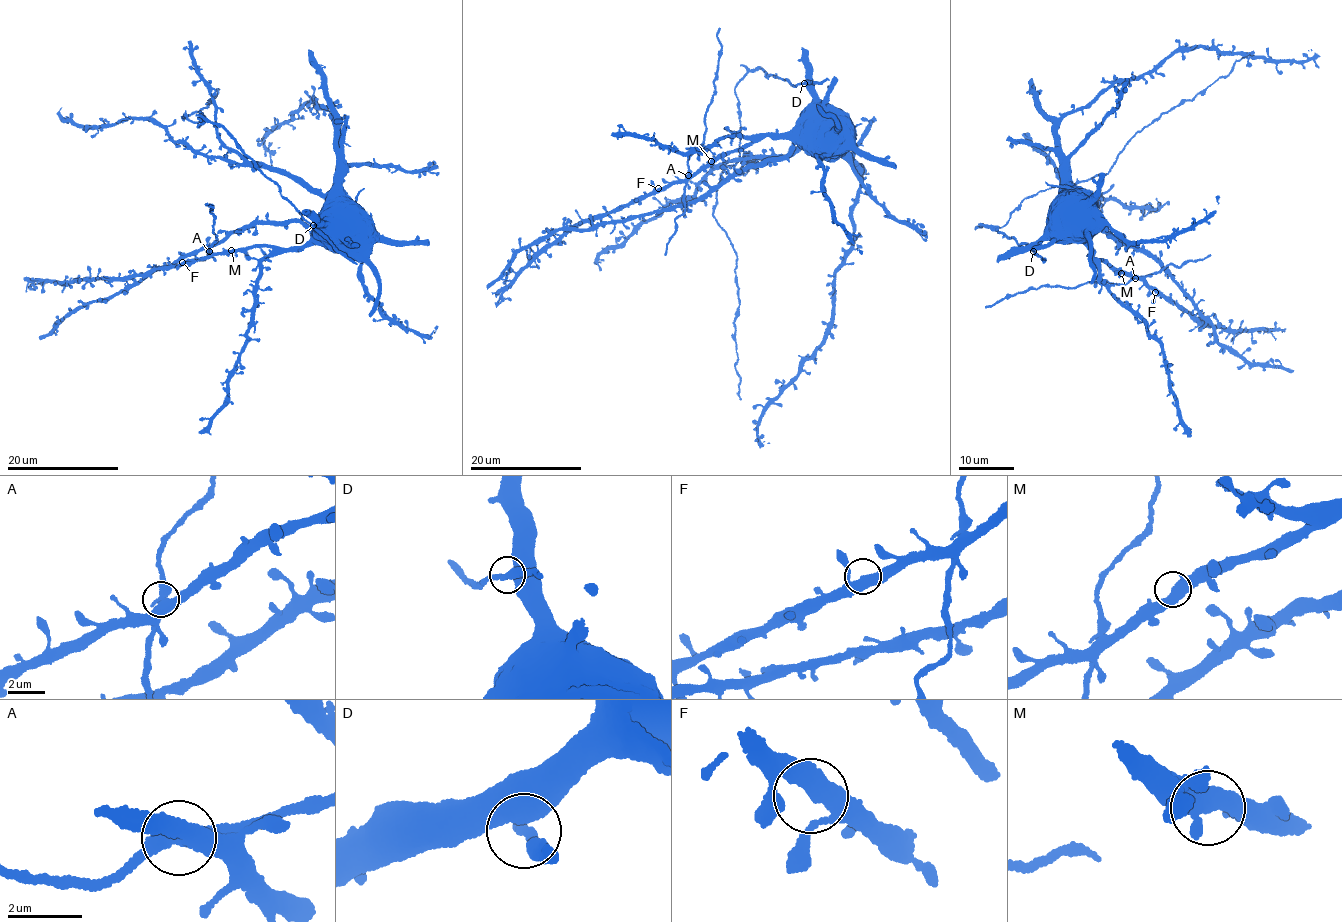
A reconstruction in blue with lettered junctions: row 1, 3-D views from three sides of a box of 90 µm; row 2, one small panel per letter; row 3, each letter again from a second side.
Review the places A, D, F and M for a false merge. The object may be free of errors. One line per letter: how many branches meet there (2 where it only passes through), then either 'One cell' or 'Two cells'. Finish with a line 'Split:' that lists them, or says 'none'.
A: Branches: 3. Two cells
D: Branches: 3. One cell
F: Branches: 3. One cell
M: Branches: 3. One cell
Split: A

